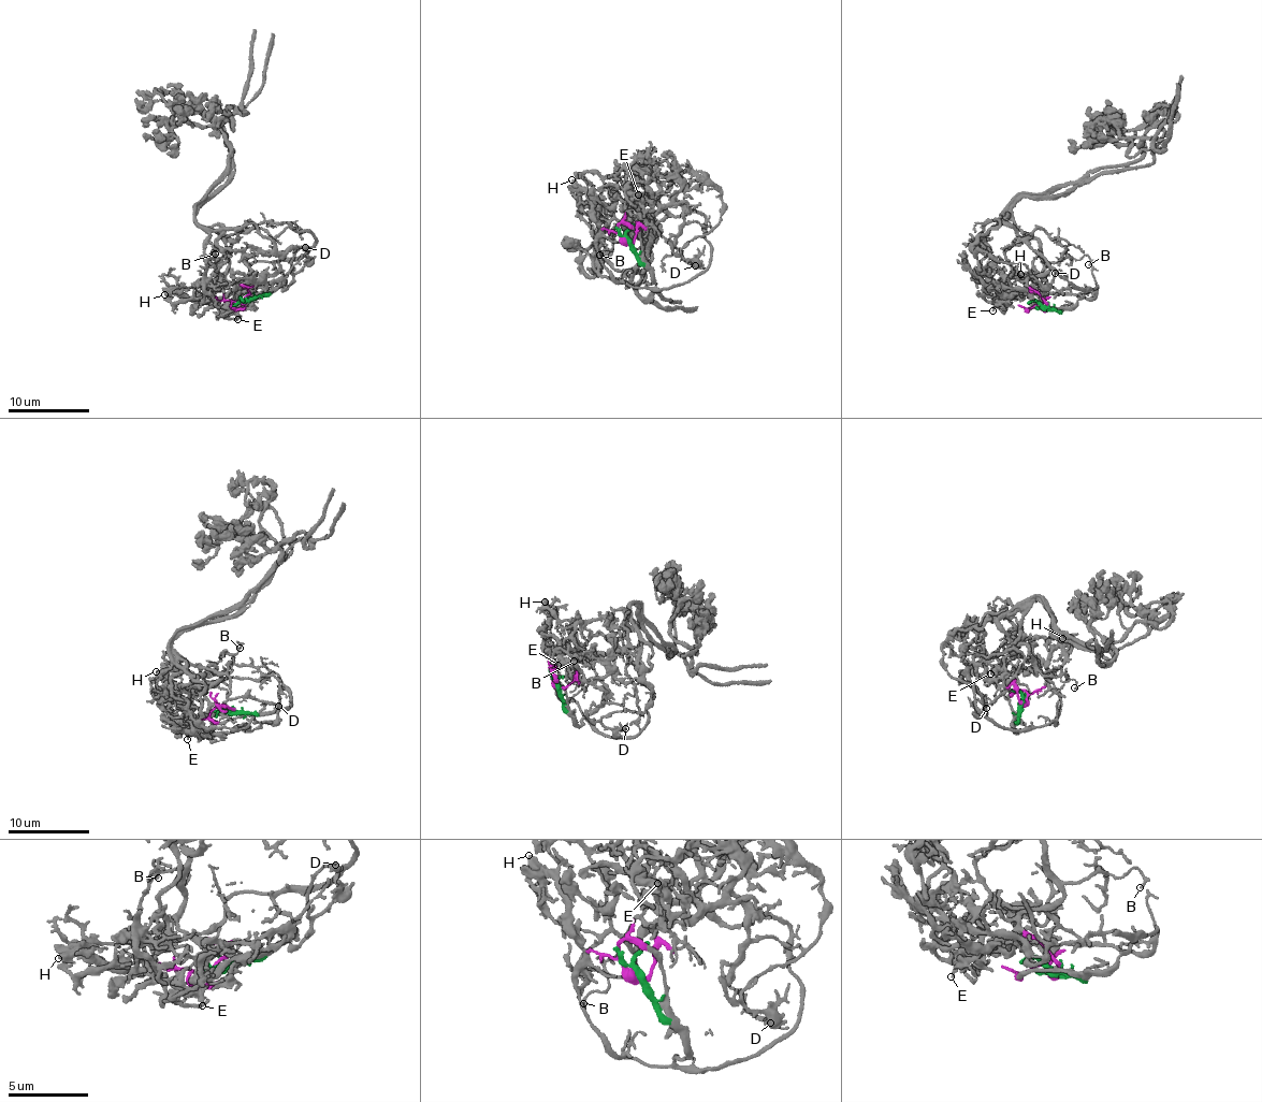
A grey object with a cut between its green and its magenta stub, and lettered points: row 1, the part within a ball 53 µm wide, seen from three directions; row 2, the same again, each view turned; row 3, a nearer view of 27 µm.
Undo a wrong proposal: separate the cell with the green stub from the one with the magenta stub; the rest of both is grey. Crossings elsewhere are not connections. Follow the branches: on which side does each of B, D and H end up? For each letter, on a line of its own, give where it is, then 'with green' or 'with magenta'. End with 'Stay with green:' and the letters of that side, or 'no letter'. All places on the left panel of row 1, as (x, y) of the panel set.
B: (215, 254) | with magenta
D: (305, 247) | with magenta
H: (164, 294) | with magenta
Stay with green: no letter

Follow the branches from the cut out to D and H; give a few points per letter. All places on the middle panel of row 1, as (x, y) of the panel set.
D: (625, 238), (637, 231), (627, 212), (626, 228), (680, 178), (707, 177), (720, 220), (683, 245), (695, 264)
H: (625, 238), (627, 242), (635, 238), (633, 215), (627, 212), (621, 220), (613, 220), (588, 214), (571, 179)

